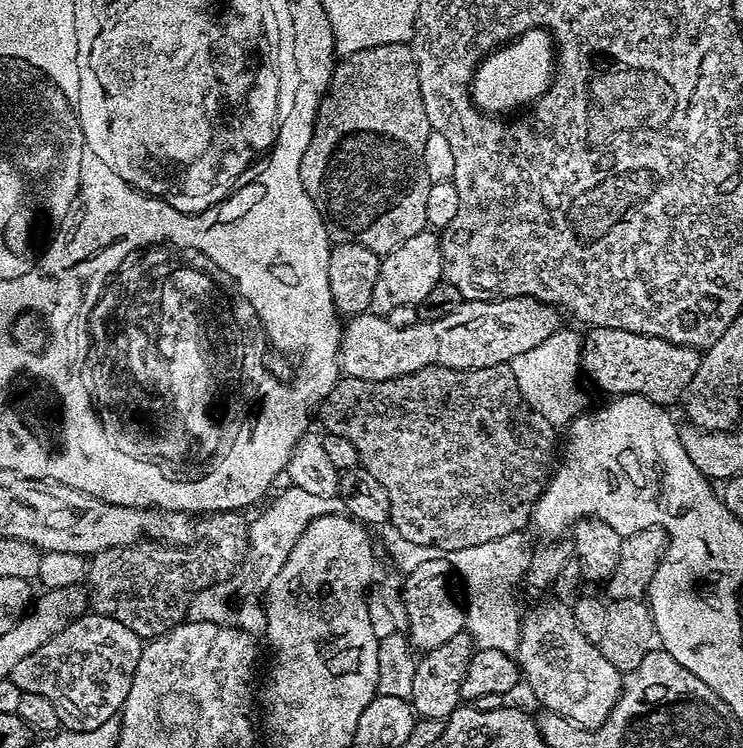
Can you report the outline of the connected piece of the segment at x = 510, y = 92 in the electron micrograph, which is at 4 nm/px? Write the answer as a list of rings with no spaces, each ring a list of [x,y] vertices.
[[[531,28],[515,40],[489,52],[472,76],[472,102],[482,112],[506,114],[510,108],[531,105],[552,85],[554,41],[542,28]]]

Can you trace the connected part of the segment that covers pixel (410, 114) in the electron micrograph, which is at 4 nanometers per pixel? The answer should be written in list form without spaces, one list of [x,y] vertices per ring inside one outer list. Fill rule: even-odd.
[[[387,44],[374,46],[370,50],[358,50],[354,54],[343,57],[332,71],[332,81],[328,83],[328,91],[320,101],[320,109],[316,115],[314,134],[310,138],[310,146],[306,146],[306,154],[302,154],[302,186],[306,194],[318,206],[318,214],[328,231],[329,241],[333,245],[357,244],[366,246],[366,250],[374,250],[378,254],[393,252],[402,242],[414,238],[414,234],[428,228],[426,222],[426,194],[430,191],[432,181],[426,174],[426,166],[422,166],[422,150],[426,150],[426,138],[432,133],[430,122],[426,118],[426,106],[422,106],[420,87],[418,86],[418,66],[408,44]]]

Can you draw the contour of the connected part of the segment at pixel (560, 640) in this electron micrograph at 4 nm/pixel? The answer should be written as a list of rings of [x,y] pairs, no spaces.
[[[555,598],[548,599],[546,604],[536,604],[523,613],[520,621],[520,651],[518,663],[522,673],[523,683],[528,684],[530,691],[536,695],[541,709],[566,718],[579,728],[597,728],[606,722],[606,718],[614,710],[616,699],[620,697],[622,674],[613,664],[606,662],[599,647],[592,644],[582,630],[578,630],[578,622],[574,622],[574,614],[567,603],[561,603]]]

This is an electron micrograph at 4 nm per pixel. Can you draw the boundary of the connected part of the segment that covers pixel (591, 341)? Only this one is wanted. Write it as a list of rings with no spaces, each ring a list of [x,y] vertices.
[[[589,327],[587,329],[586,335],[582,340],[582,347],[580,350],[580,366],[585,377],[588,376],[601,388],[604,392],[612,392],[613,397],[617,396],[641,396],[646,398],[650,402],[655,404],[662,404],[665,406],[673,406],[672,404],[679,405],[681,401],[685,399],[690,382],[694,378],[694,374],[698,374],[698,366],[700,365],[701,353],[694,348],[687,348],[681,344],[675,344],[674,342],[666,342],[662,338],[654,338],[653,336],[643,336],[642,334],[634,334],[630,330],[618,330],[617,328],[593,328]]]

